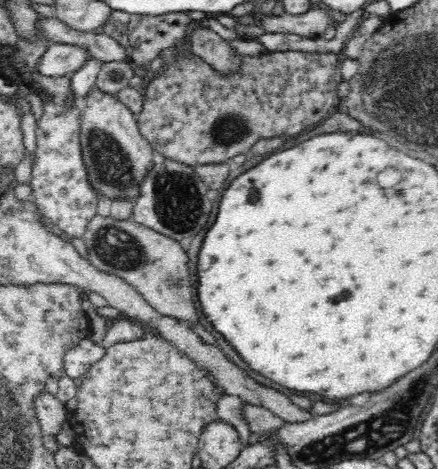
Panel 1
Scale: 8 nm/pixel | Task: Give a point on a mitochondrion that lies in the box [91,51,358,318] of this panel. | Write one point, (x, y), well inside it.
(178, 204)

